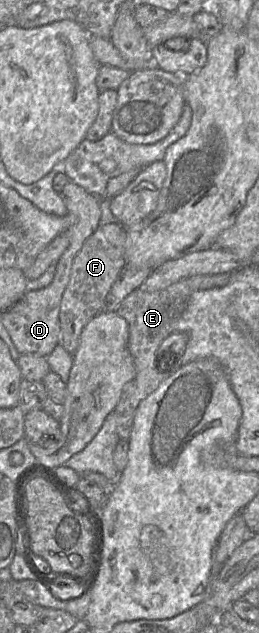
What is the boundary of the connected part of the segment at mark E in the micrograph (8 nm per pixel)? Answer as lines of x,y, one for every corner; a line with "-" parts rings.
232,273
196,275
158,291
148,292
137,288
119,305
116,312
128,323
128,348
136,370
134,378
124,387
114,409
116,433
120,440
129,440
138,405
168,377
158,370
156,353
161,343
175,332
175,323
186,309
191,295
197,291
223,287
230,282
231,277

